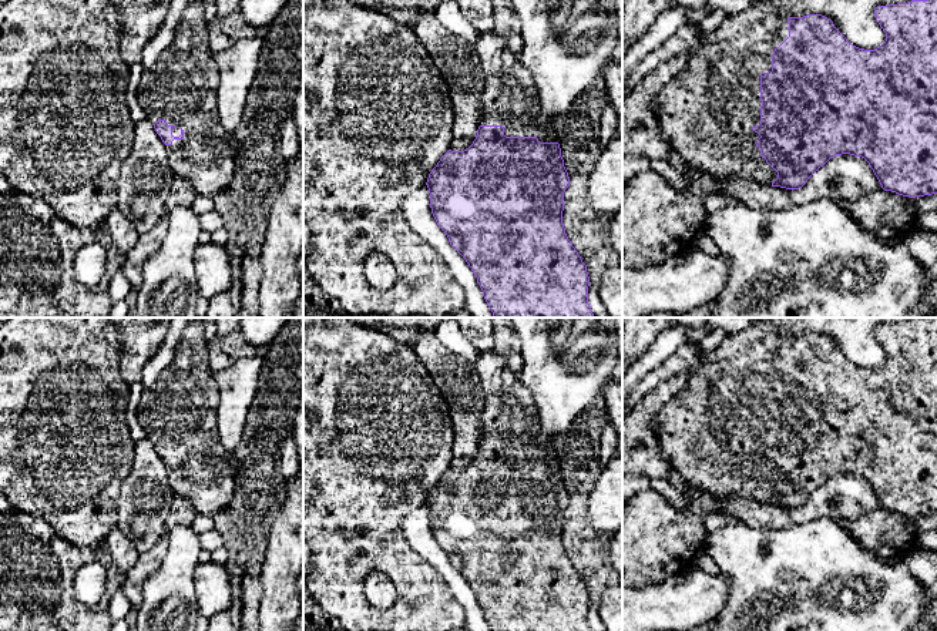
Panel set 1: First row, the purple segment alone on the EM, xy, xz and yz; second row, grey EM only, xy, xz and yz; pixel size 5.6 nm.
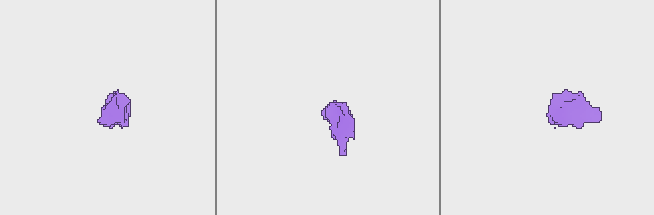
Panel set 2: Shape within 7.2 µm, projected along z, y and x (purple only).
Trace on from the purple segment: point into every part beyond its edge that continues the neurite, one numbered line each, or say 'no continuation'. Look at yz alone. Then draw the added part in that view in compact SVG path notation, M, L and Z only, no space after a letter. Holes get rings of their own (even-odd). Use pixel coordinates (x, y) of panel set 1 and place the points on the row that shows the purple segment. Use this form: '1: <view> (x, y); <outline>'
1: yz (707, 111); M760 0L748 10L728 17L688 51L684 70L652 98L664 137L688 165L711 175L742 178L762 185L772 185L778 178L778 172L760 157L760 148L755 144L760 135L752 128L760 124L760 74L772 71L772 54L787 37L789 23L779 0Z

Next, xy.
1: xy (181, 87); M195 0L185 9L171 46L142 71L137 98L145 120L152 125L165 120L168 125L175 127L172 130L175 140L171 145L165 145L175 177L187 179L198 195L211 198L229 187L238 148L234 134L225 131L218 118L218 84L219 75L209 48L204 6Z

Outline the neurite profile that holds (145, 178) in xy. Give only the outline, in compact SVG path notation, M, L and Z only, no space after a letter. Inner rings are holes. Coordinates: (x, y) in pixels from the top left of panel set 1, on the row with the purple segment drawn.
M148 120L135 122L132 148L117 181L117 208L138 235L168 212L165 204L174 179L167 147L154 125Z

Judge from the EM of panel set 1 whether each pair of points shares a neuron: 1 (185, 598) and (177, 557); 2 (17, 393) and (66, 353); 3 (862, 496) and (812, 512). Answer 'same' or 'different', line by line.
1: same
2: same
3: same

